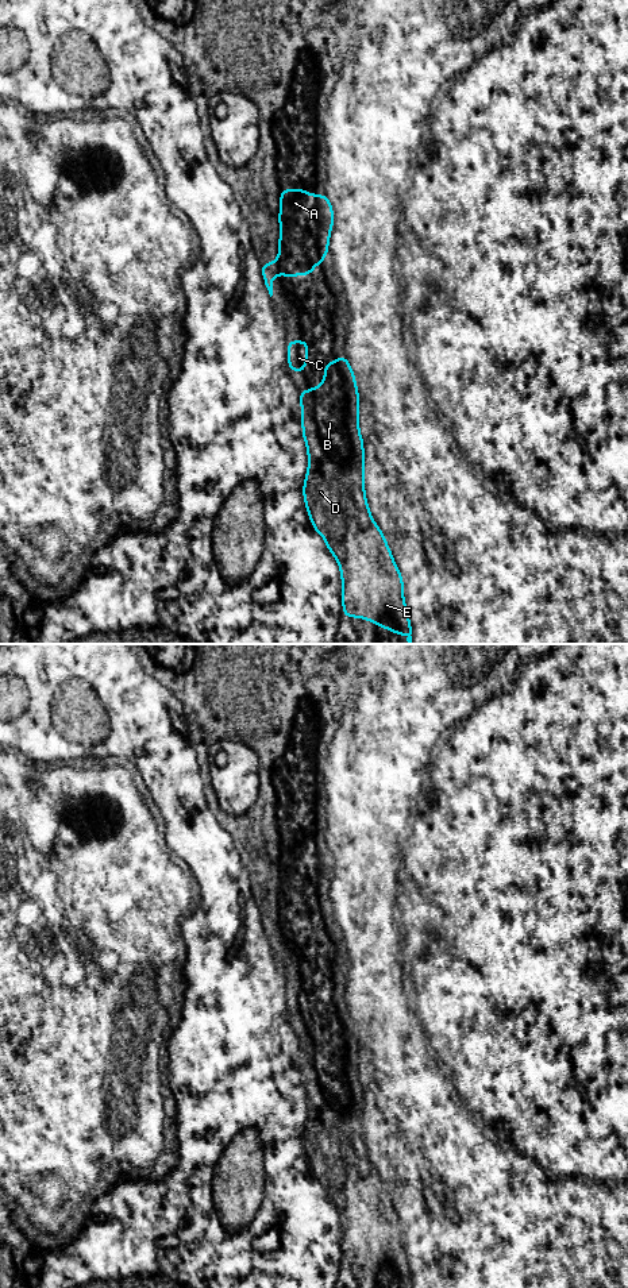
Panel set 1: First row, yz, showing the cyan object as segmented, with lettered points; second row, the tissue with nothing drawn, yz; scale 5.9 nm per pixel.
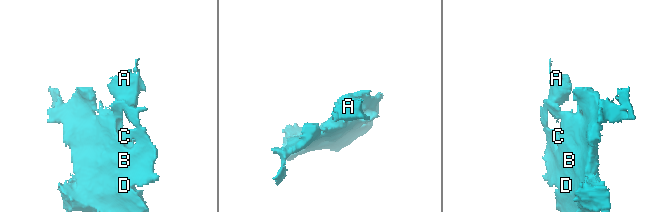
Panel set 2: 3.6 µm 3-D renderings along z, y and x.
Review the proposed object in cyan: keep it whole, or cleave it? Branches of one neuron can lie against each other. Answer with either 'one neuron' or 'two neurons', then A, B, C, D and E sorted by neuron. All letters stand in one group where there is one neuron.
one neuron | A B C D E

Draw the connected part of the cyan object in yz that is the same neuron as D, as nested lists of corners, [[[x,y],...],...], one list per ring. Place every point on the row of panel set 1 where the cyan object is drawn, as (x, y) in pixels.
[[[342,355],[330,365],[324,360],[324,378],[319,387],[300,390],[303,439],[307,444],[308,470],[303,486],[305,509],[313,529],[324,537],[335,556],[342,578],[342,612],[344,617],[365,618],[377,626],[405,635],[412,643],[412,626],[404,599],[404,581],[393,559],[386,537],[373,520],[365,491],[365,448],[359,432],[359,392],[348,358]]]

